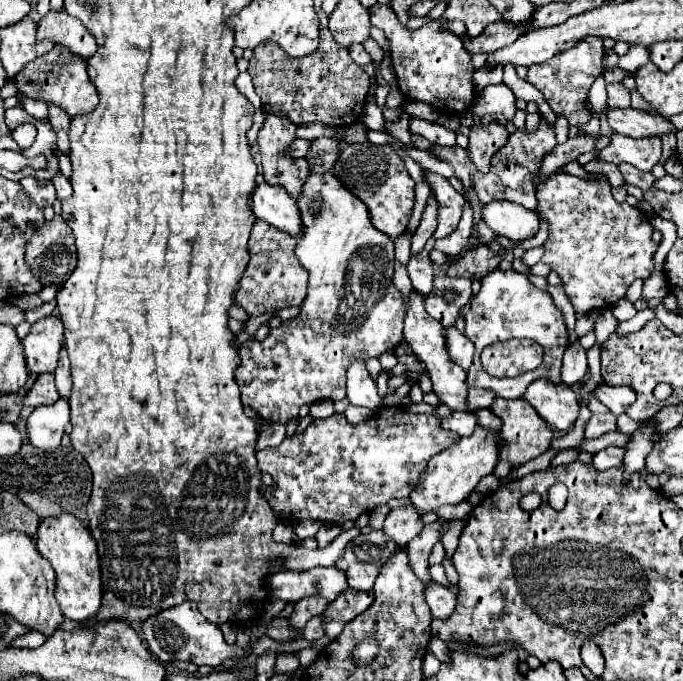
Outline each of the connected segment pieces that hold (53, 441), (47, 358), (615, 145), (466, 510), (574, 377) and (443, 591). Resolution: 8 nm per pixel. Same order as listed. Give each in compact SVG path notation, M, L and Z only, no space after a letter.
M58 399L54 405L44 405L32 411L26 419L28 443L42 451L52 451L60 445L66 425L70 423L70 405Z
M46 317L46 319L40 319L32 325L28 337L22 341L22 347L24 347L24 355L26 355L26 363L28 363L28 369L32 373L54 373L56 367L58 367L58 361L60 361L60 349L64 345L64 325L58 317Z
M614 133L610 139L610 145L604 147L594 159L600 159L604 163L630 163L640 171L650 171L662 155L662 141L656 137L646 139L632 139Z
M463 501L462 503L454 506L444 505L439 507L434 511L440 518L447 521L452 521L455 519L465 519L468 514L472 512L472 506L469 502Z
M570 345L564 353L564 363L562 363L562 383L572 387L578 381L584 379L588 371L586 363L586 351L580 345Z
M438 583L426 585L426 601L436 619L448 619L456 609L456 595Z

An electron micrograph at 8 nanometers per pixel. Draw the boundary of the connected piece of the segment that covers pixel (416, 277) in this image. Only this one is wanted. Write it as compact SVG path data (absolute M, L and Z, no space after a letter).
M428 240L422 252L410 257L408 261L408 275L412 279L412 285L418 293L428 295L432 291L432 279L434 279L434 269L430 261L430 252L434 249L435 240Z

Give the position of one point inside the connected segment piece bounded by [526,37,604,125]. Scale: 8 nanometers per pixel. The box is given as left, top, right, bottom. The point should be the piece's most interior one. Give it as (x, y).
(564, 80)

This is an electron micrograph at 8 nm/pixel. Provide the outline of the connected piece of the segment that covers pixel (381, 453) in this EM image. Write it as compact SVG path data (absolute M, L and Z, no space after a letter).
M380 407L372 415L372 421L364 421L364 425L348 425L348 421L344 421L344 413L312 421L302 433L286 437L278 447L258 451L256 457L262 473L268 473L276 481L276 489L272 491L268 503L278 519L320 519L324 523L346 523L356 521L362 513L386 505L390 499L408 497L416 487L420 473L426 469L428 459L454 445L456 439L458 435L442 429L440 421L432 415L416 415L400 407Z

